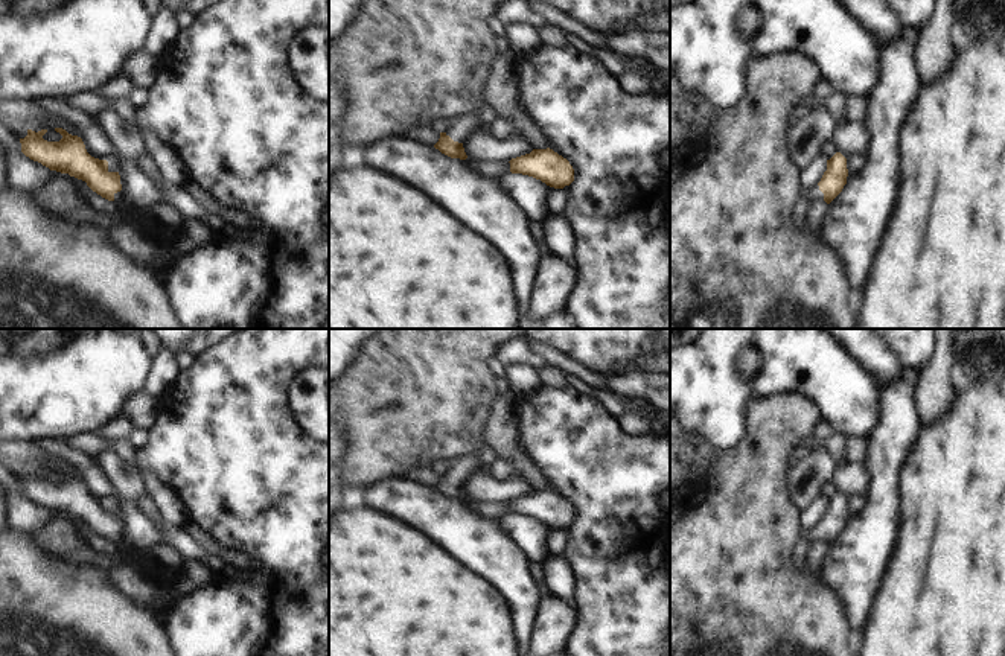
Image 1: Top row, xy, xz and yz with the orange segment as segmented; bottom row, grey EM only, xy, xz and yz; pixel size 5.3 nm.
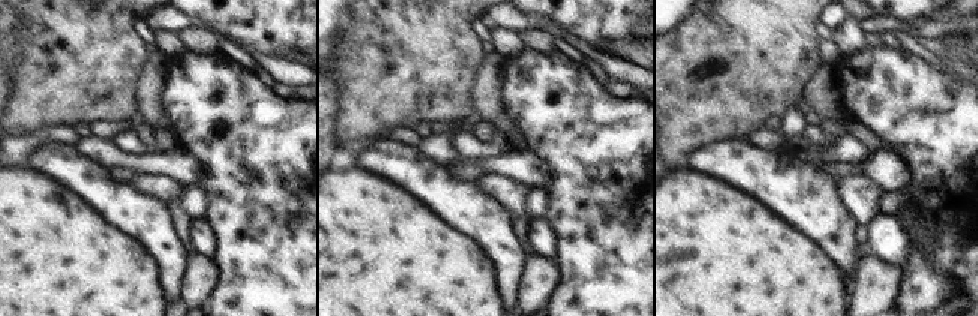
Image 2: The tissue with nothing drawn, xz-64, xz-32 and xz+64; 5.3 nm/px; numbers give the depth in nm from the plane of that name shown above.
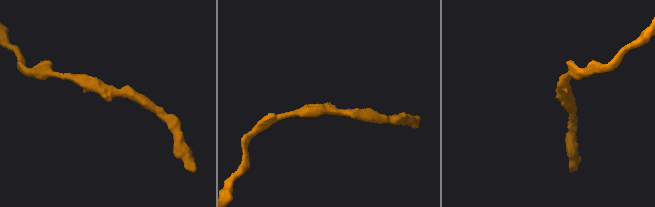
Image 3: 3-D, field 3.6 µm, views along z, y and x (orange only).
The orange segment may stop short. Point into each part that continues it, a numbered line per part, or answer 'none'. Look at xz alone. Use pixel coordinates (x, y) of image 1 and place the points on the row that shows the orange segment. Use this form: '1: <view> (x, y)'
1: xz (462, 127)

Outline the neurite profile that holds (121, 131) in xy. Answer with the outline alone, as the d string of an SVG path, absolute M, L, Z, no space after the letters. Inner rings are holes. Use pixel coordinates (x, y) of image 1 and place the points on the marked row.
M120 107L105 110L93 117L113 146L116 157L137 163L145 154L142 132Z

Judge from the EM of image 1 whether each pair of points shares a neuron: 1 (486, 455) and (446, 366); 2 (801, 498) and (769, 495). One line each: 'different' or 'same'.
1: different
2: different

